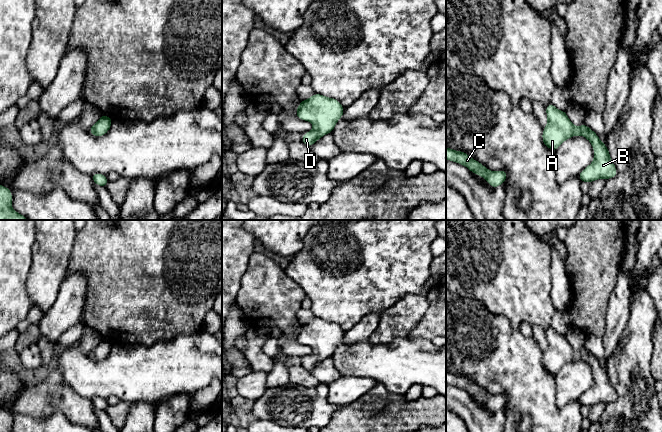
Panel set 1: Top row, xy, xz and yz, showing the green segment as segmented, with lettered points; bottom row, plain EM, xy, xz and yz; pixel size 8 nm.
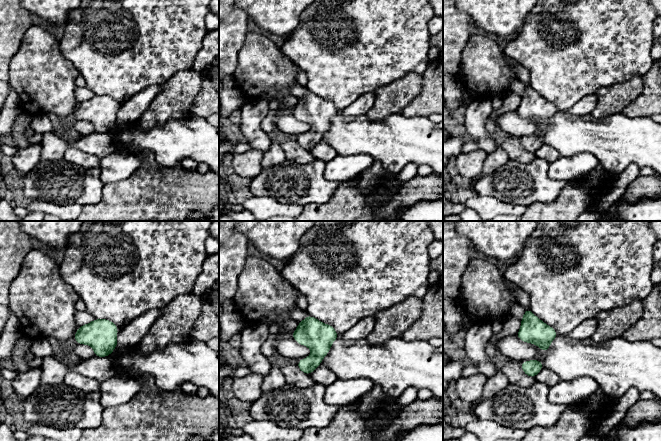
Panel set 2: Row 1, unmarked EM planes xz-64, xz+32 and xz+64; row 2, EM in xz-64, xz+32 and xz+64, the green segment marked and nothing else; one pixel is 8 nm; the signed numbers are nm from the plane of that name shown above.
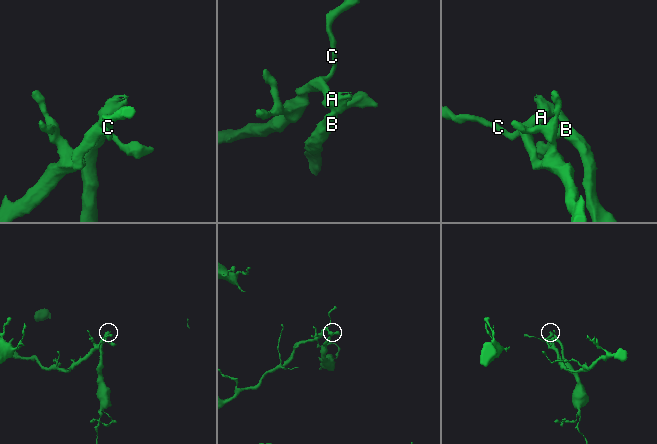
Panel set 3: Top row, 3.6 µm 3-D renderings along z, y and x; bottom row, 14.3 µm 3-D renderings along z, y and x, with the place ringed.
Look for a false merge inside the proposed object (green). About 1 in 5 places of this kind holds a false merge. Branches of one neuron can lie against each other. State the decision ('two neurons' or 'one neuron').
one neuron

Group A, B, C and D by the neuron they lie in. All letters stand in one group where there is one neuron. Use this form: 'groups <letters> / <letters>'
groups A B C D

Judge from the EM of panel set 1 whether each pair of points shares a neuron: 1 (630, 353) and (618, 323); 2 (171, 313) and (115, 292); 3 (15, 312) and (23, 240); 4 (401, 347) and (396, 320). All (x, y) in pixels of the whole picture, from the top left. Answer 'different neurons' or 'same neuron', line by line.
1: different neurons
2: same neuron
3: same neuron
4: different neurons

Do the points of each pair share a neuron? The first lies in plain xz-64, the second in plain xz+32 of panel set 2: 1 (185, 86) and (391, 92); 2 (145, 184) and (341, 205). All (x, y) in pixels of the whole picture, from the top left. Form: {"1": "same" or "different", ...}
{"1": "same", "2": "same"}

